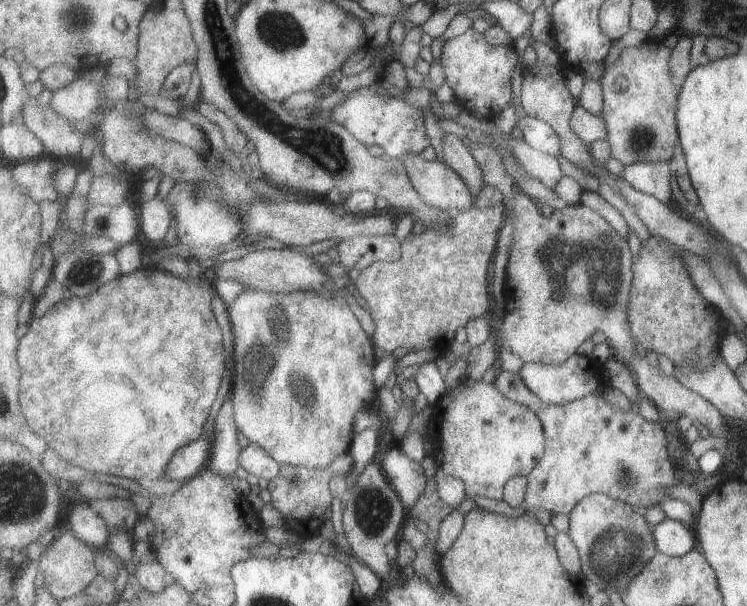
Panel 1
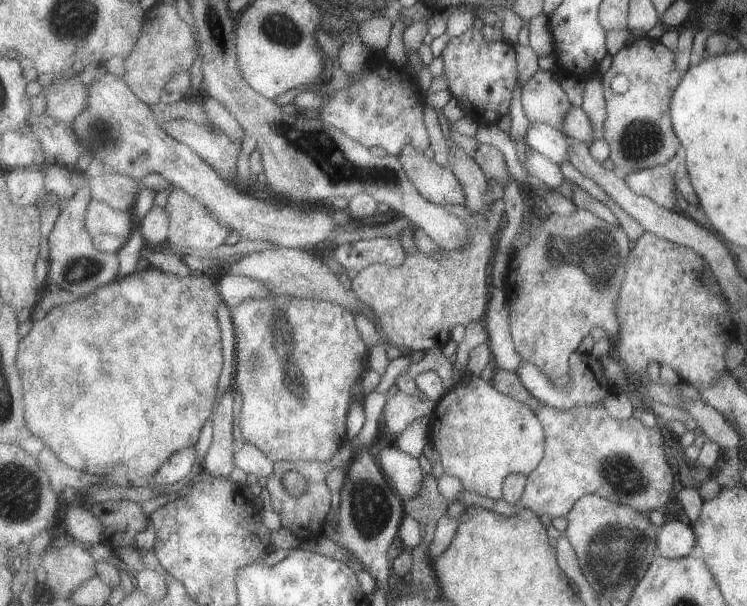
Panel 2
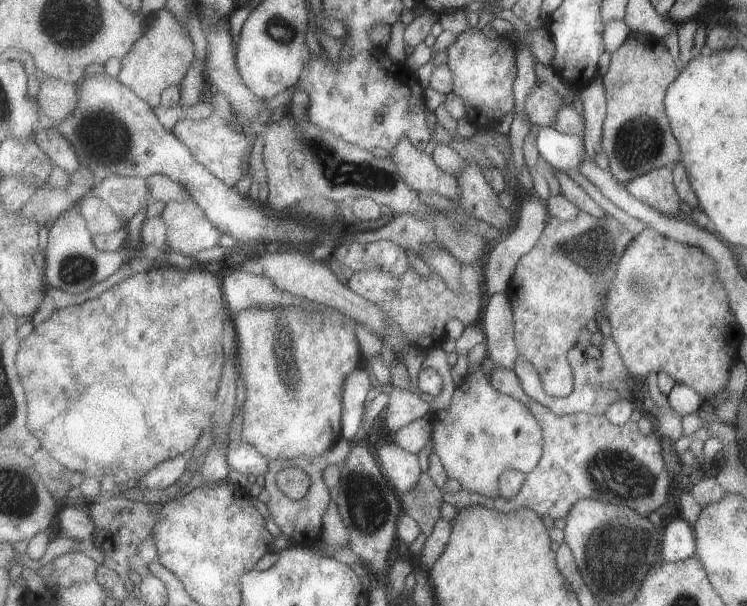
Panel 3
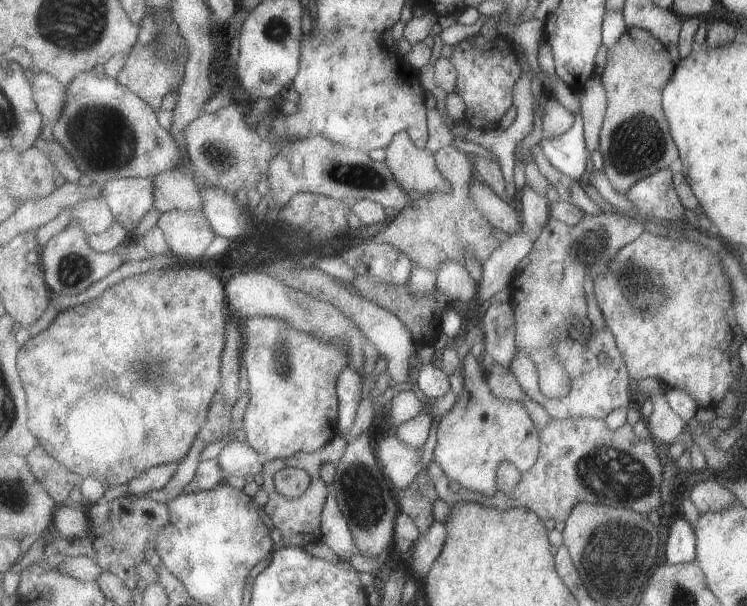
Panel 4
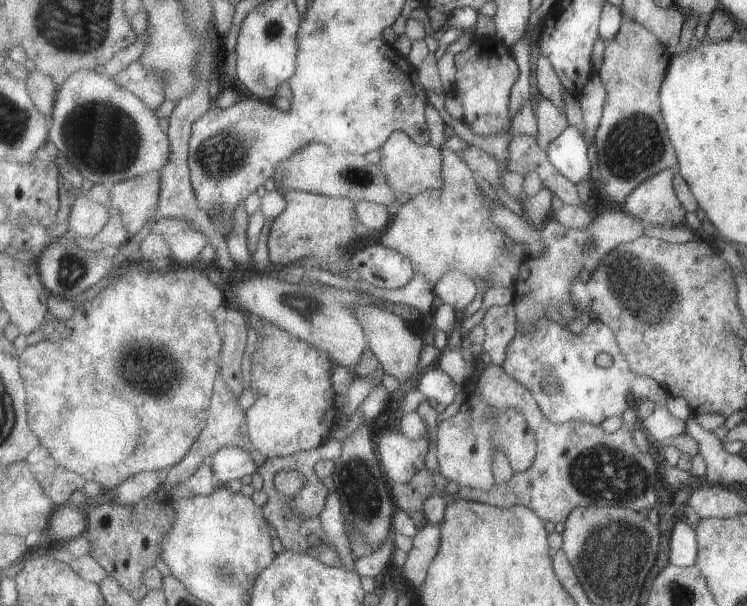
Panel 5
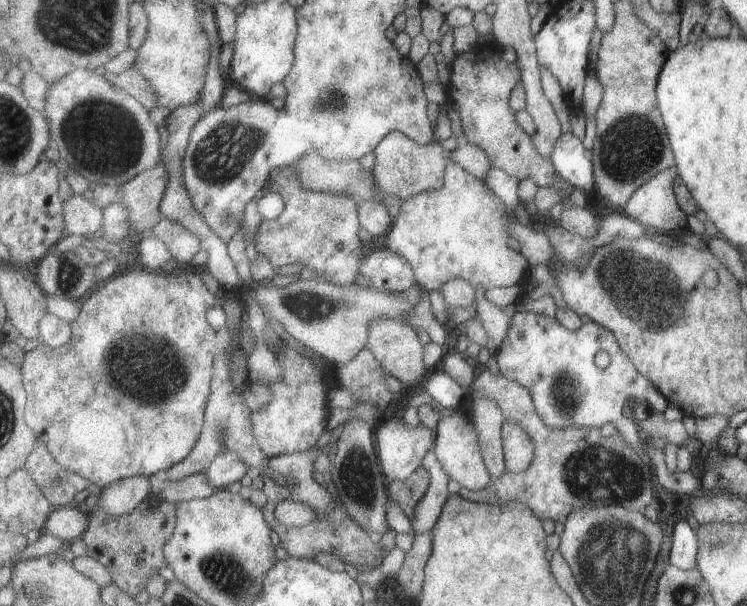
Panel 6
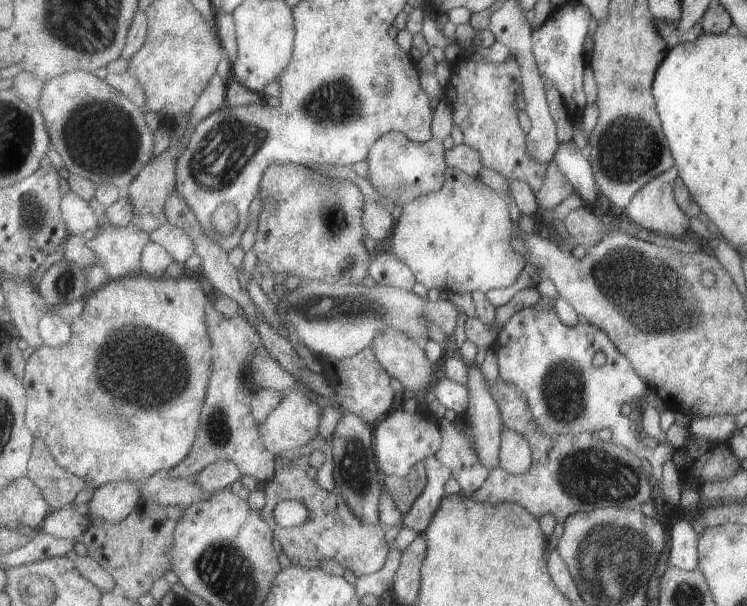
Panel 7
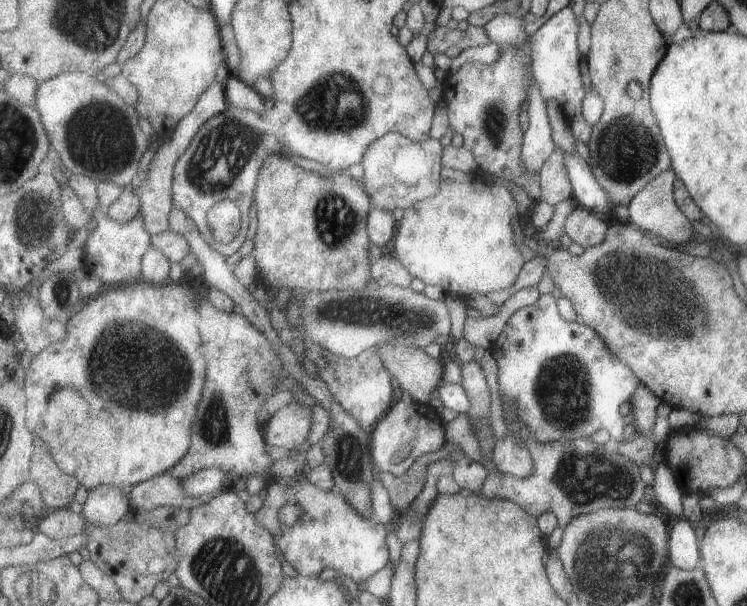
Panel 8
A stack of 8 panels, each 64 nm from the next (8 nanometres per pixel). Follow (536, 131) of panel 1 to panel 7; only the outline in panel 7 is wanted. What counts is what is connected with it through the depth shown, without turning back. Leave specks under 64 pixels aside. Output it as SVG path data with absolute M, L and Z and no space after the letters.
M573 140L569 144L557 146L553 160L557 162L559 170L573 186L573 192L581 198L581 204L589 208L597 200L597 190L599 190L597 182L593 178L591 162L581 156L581 152L573 144Z

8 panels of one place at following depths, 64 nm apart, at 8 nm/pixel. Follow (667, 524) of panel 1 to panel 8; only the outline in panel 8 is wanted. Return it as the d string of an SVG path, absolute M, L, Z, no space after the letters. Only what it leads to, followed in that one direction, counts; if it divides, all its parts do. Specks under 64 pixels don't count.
M677 520L669 530L669 566L691 572L701 566L695 528L687 520Z

